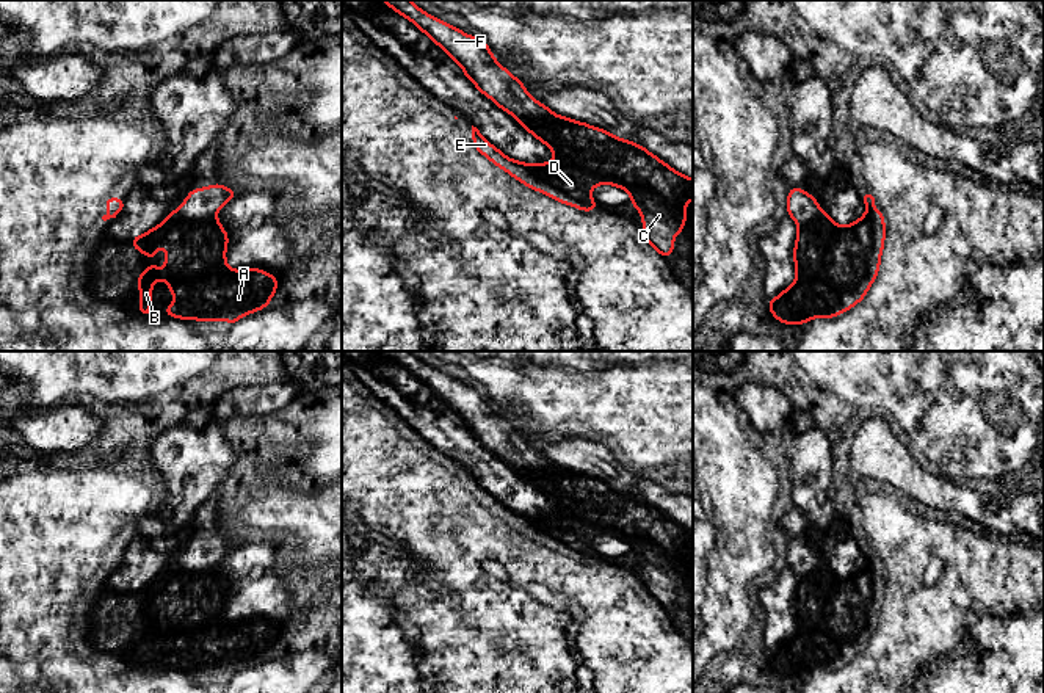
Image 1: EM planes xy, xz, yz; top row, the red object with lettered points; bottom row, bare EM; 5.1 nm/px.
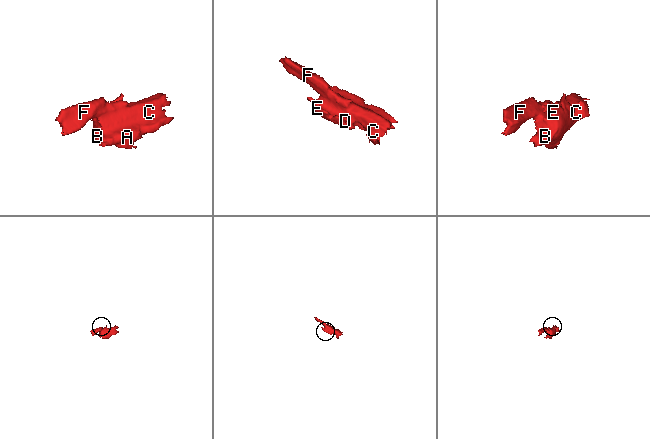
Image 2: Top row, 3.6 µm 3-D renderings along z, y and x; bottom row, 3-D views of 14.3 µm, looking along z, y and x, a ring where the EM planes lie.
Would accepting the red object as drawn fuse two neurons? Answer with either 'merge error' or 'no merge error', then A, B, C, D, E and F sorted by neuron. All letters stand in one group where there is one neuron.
merge error; groups A B C D E / F

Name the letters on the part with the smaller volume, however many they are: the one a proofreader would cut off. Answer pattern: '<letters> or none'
F

